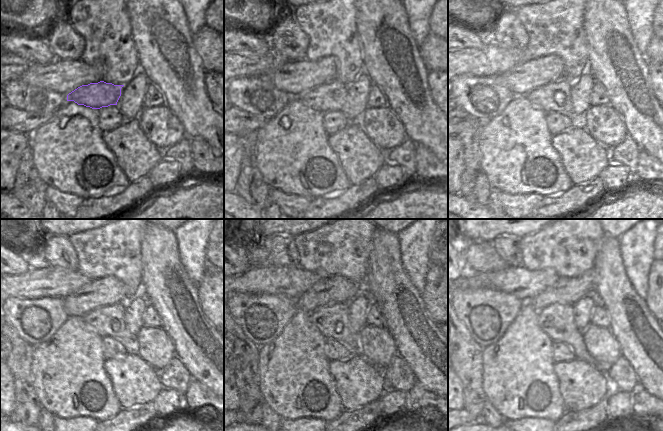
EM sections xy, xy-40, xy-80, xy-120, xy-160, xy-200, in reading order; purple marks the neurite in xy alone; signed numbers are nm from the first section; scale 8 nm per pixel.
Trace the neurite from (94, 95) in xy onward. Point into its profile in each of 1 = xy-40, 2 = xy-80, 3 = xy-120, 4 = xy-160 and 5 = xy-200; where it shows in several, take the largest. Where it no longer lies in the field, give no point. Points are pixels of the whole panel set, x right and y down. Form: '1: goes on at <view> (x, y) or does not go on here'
1: goes on at xy-40 (330, 96)
2: goes on at xy-80 (555, 97)
3: goes on at xy-120 (109, 321)
4: goes on at xy-160 (332, 321)
5: goes on at xy-200 (556, 320)

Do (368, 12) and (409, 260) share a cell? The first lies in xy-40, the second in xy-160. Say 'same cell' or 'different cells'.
different cells

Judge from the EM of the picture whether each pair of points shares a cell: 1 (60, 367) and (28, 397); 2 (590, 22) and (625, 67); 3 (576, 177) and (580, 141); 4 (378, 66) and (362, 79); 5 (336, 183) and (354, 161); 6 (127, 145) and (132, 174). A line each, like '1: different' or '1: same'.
1: different
2: same
3: same
4: different
5: different
6: same

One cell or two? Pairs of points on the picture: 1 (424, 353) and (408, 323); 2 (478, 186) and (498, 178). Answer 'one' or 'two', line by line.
1: one
2: two

